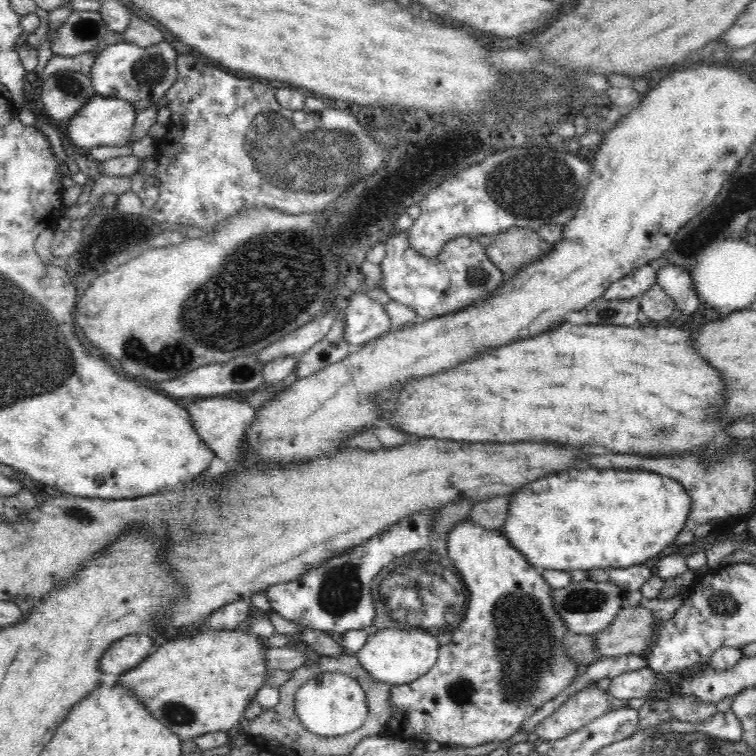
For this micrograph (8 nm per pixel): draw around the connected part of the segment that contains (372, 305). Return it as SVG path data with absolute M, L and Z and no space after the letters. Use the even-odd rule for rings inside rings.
M356 290L355 294L348 298L345 320L344 341L355 348L392 330L391 318L385 306L368 297L364 291Z

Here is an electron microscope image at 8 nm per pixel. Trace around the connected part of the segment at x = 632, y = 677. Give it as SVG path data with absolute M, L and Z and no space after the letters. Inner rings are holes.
M646 666L636 672L626 672L611 679L608 690L612 696L620 700L648 699L649 693L654 691L654 686L660 678L652 667Z

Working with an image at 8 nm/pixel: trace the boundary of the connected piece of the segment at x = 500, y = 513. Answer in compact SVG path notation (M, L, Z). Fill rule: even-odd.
M510 494L506 496L488 497L484 502L474 504L471 508L468 519L474 525L482 525L486 529L504 530L504 522L508 518L508 506L510 506Z

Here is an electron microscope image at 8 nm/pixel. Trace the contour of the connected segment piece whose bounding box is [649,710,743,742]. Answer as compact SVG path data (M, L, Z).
M730 710L728 712L718 711L712 719L704 721L703 723L687 723L680 721L670 721L667 723L660 723L655 727L649 728L651 731L673 732L676 734L705 734L710 738L717 738L718 740L727 740L728 742L738 742L741 740L743 728L737 716Z

